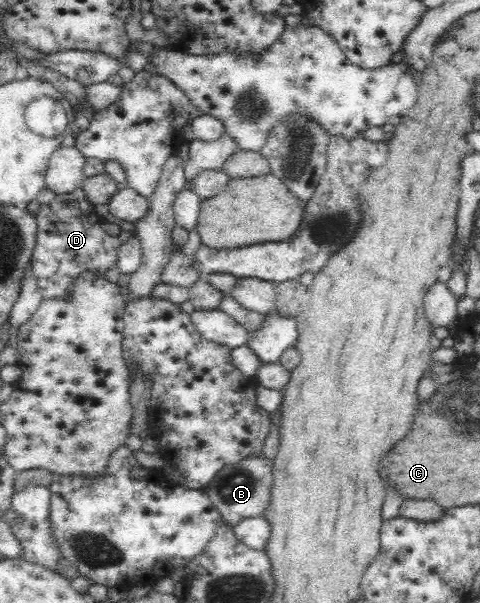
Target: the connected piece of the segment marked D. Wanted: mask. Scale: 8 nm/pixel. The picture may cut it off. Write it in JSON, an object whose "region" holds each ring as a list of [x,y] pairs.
{"region":[[[81,187],[57,194],[50,204],[42,205],[35,217],[37,229],[31,261],[42,296],[51,299],[61,296],[70,288],[69,282],[81,272],[98,271],[105,274],[110,266],[116,266],[122,241],[101,229],[100,224],[104,220],[94,207],[90,207]]]}

